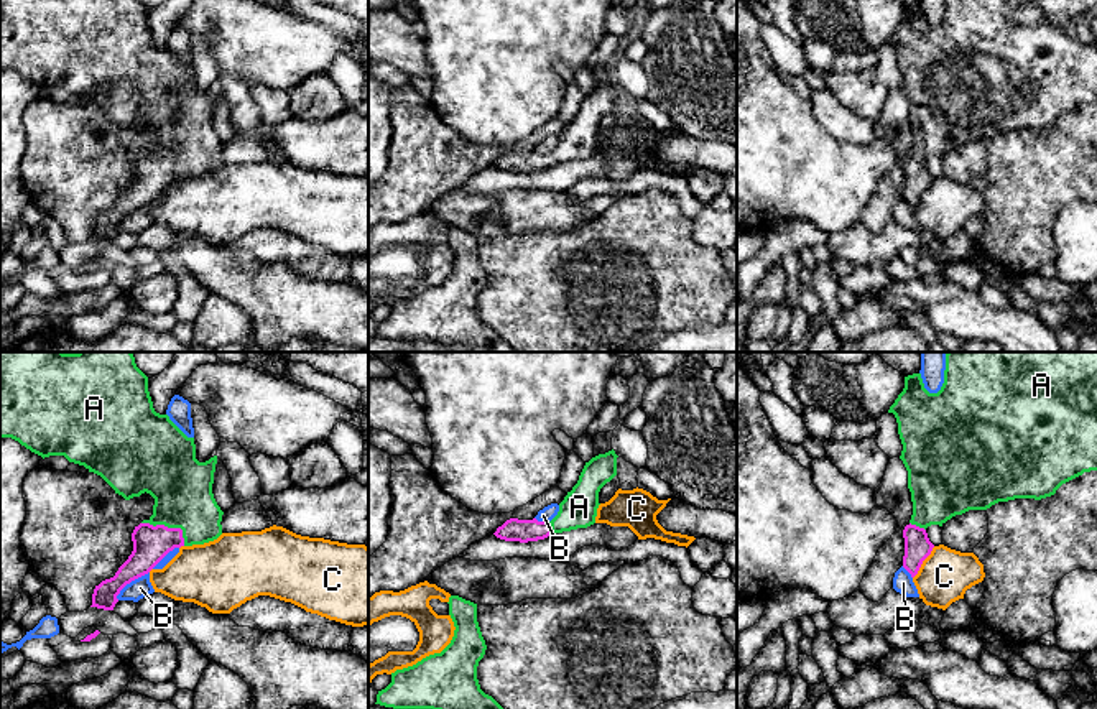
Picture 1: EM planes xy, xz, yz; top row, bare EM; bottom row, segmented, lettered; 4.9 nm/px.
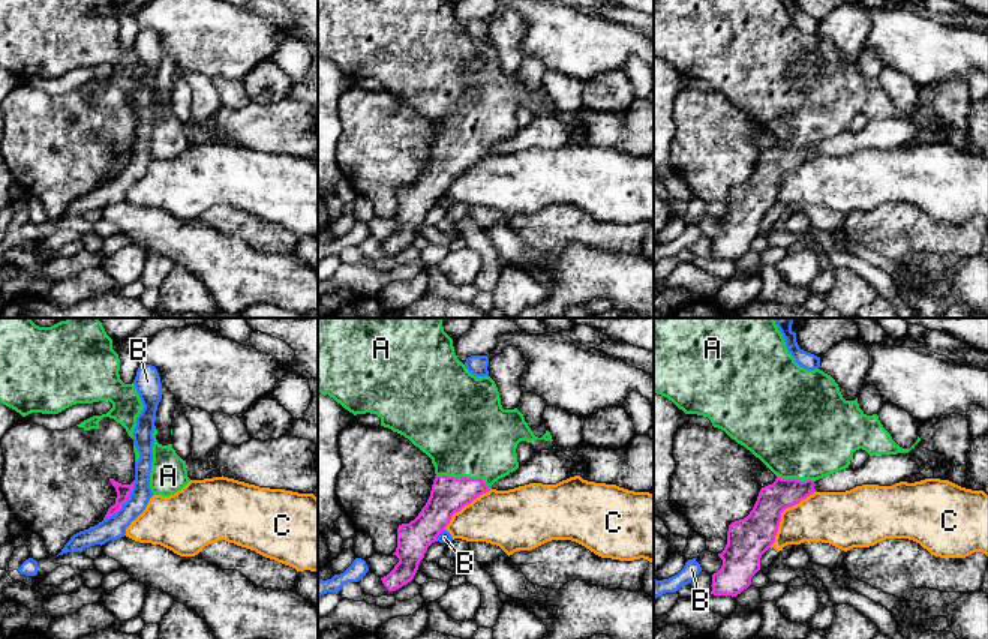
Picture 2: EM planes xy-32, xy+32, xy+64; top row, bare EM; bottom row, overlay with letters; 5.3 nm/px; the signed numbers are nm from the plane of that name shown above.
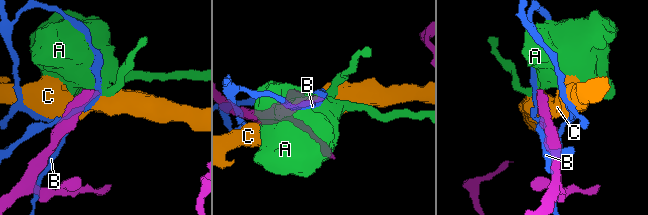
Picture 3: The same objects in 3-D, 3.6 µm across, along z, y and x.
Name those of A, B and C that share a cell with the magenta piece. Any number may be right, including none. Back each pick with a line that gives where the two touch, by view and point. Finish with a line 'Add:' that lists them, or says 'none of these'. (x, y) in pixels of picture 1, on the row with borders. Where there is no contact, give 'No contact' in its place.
A: Touches magenta at xy (170, 528)
Add: A

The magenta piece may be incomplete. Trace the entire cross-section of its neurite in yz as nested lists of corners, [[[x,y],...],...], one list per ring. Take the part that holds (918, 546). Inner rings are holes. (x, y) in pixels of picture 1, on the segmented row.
[[[947,352],[944,383],[937,393],[924,388],[921,373],[905,377],[905,388],[890,406],[898,423],[898,434],[903,444],[900,459],[908,470],[908,489],[911,492],[913,515],[903,530],[905,556],[903,568],[914,577],[923,561],[931,554],[934,544],[929,541],[926,528],[931,525],[942,526],[956,515],[969,510],[987,510],[998,502],[1015,498],[1041,500],[1056,494],[1056,490],[1082,475],[1097,470],[1097,352]]]

